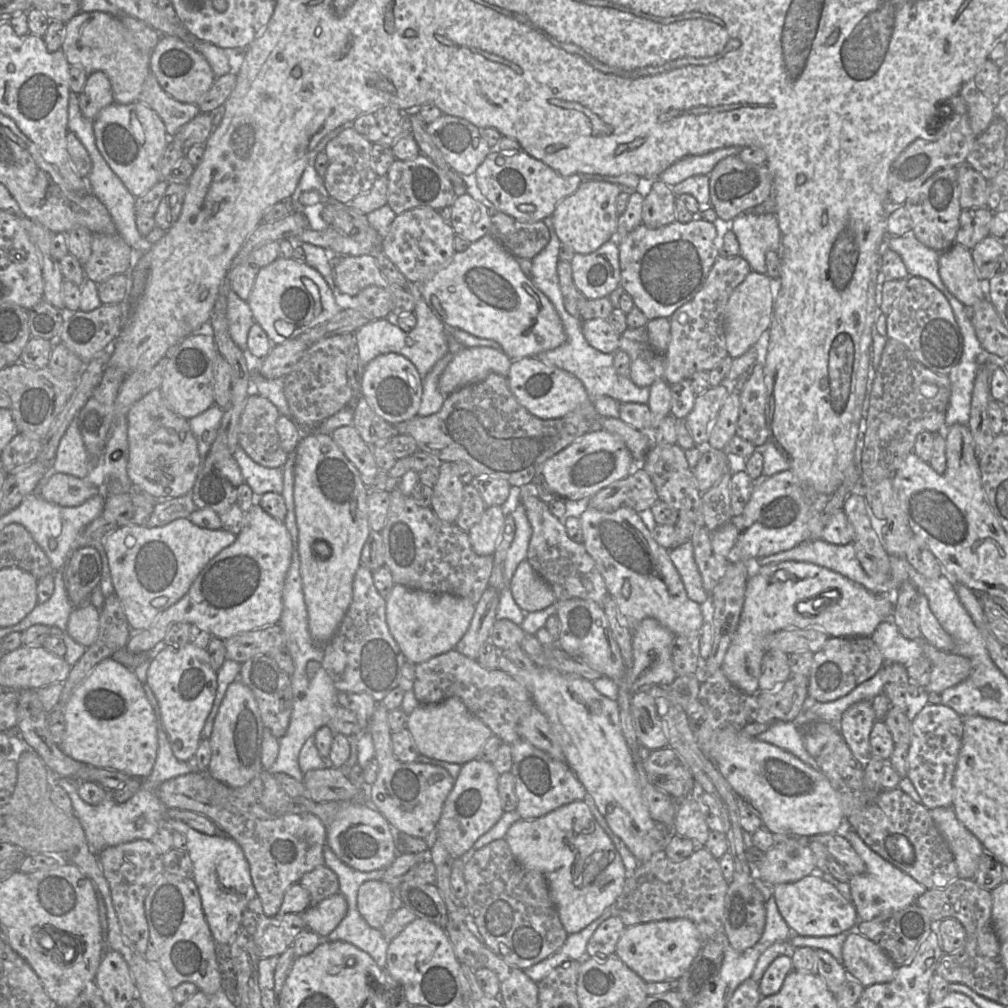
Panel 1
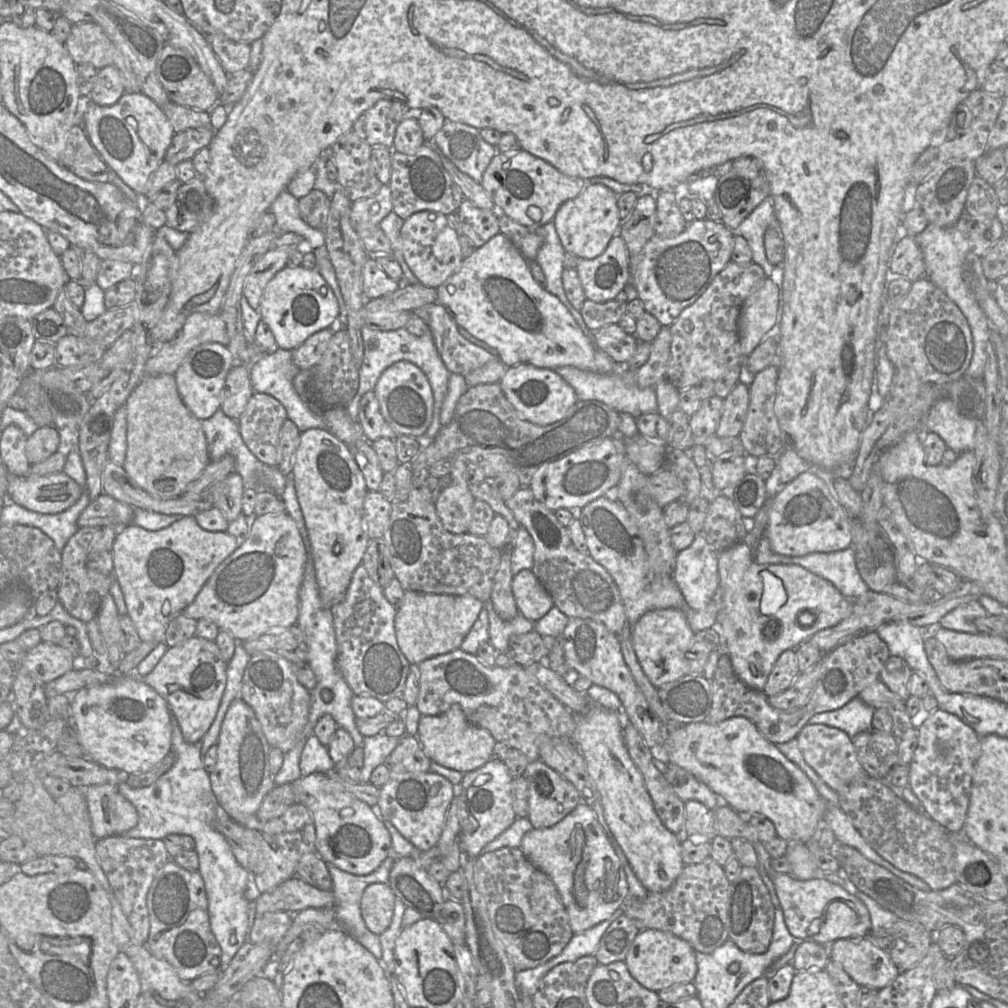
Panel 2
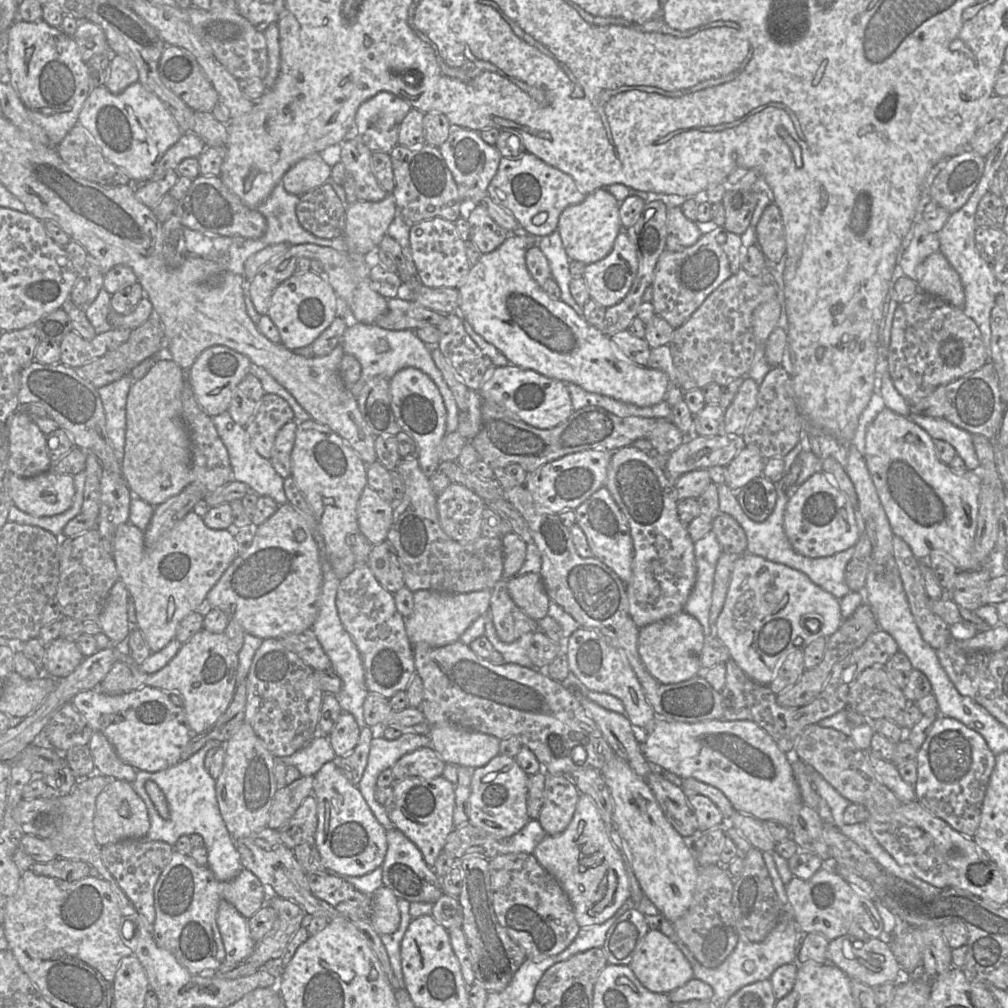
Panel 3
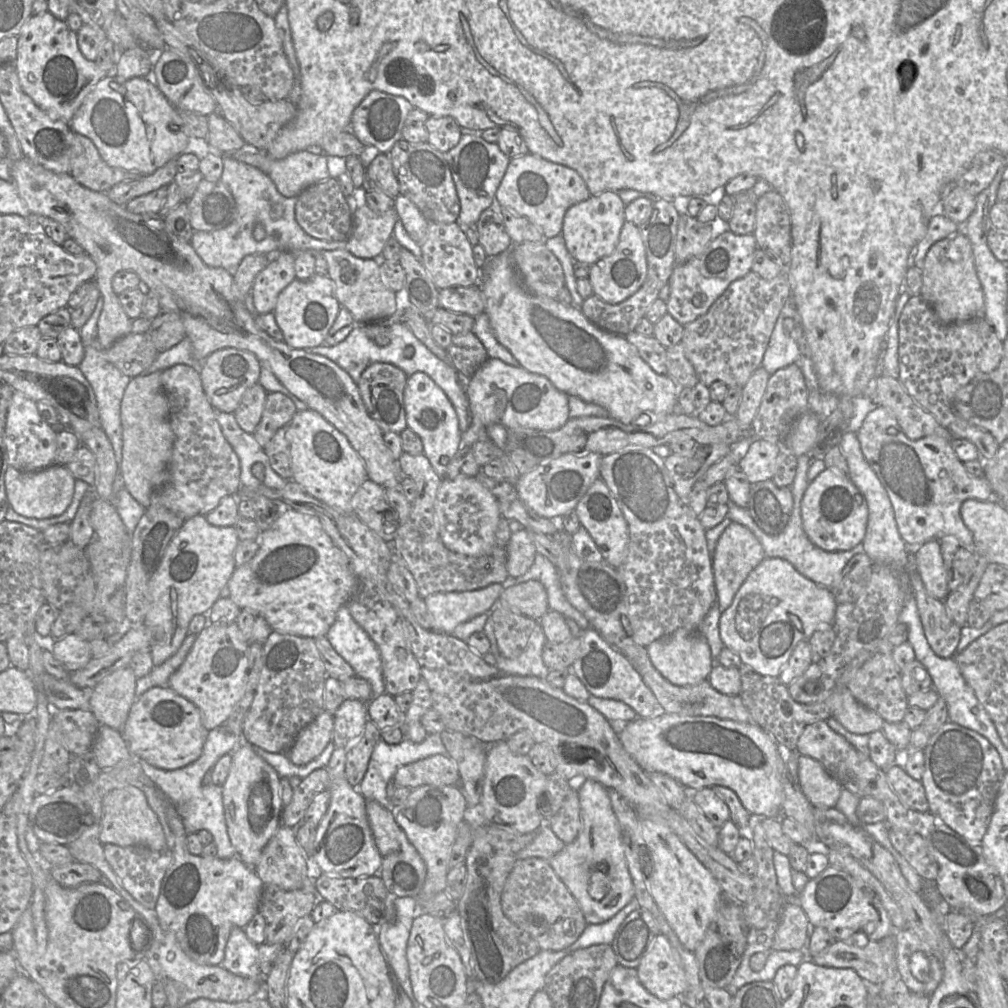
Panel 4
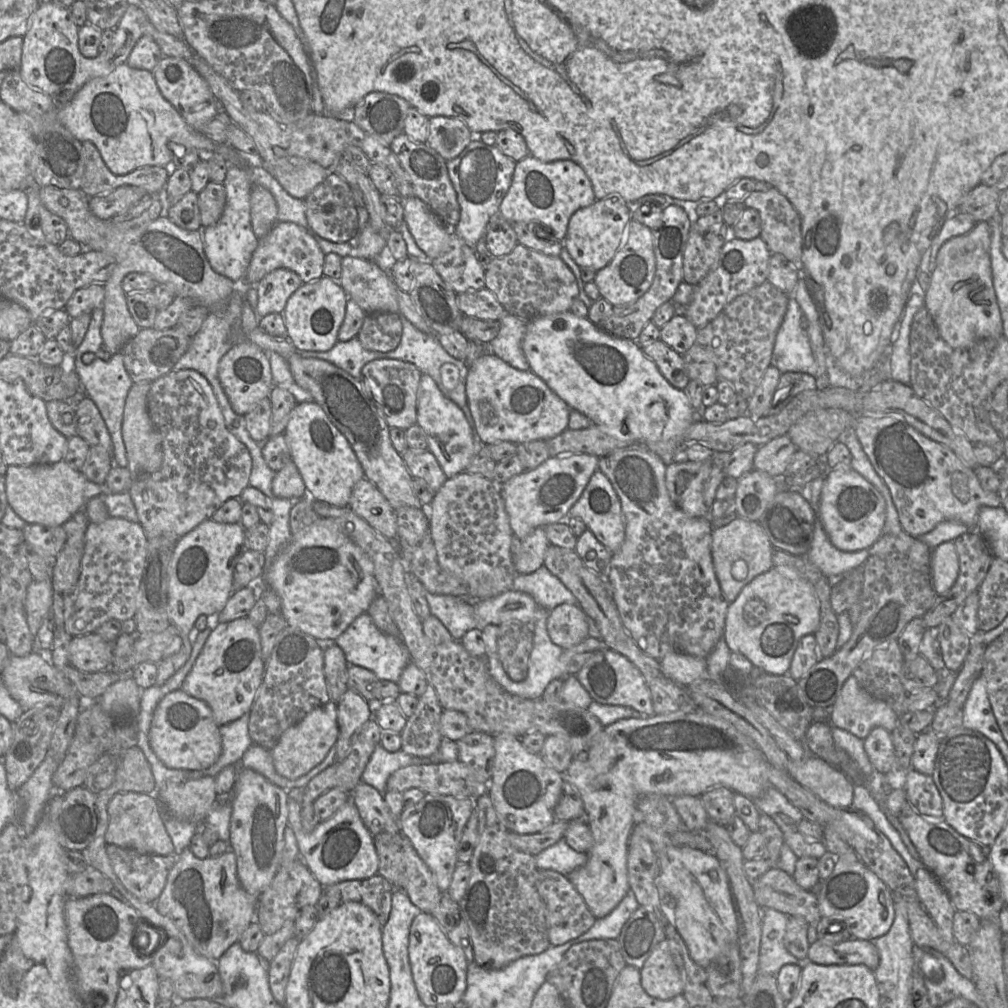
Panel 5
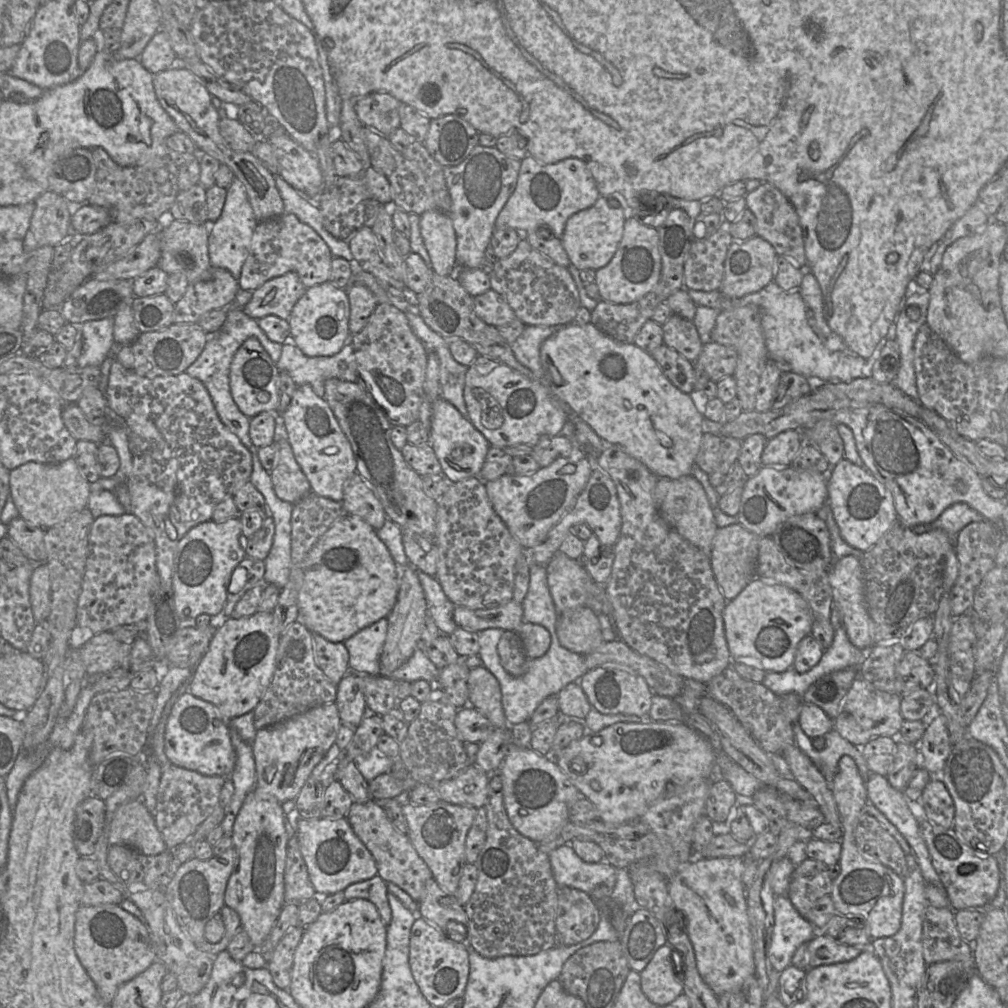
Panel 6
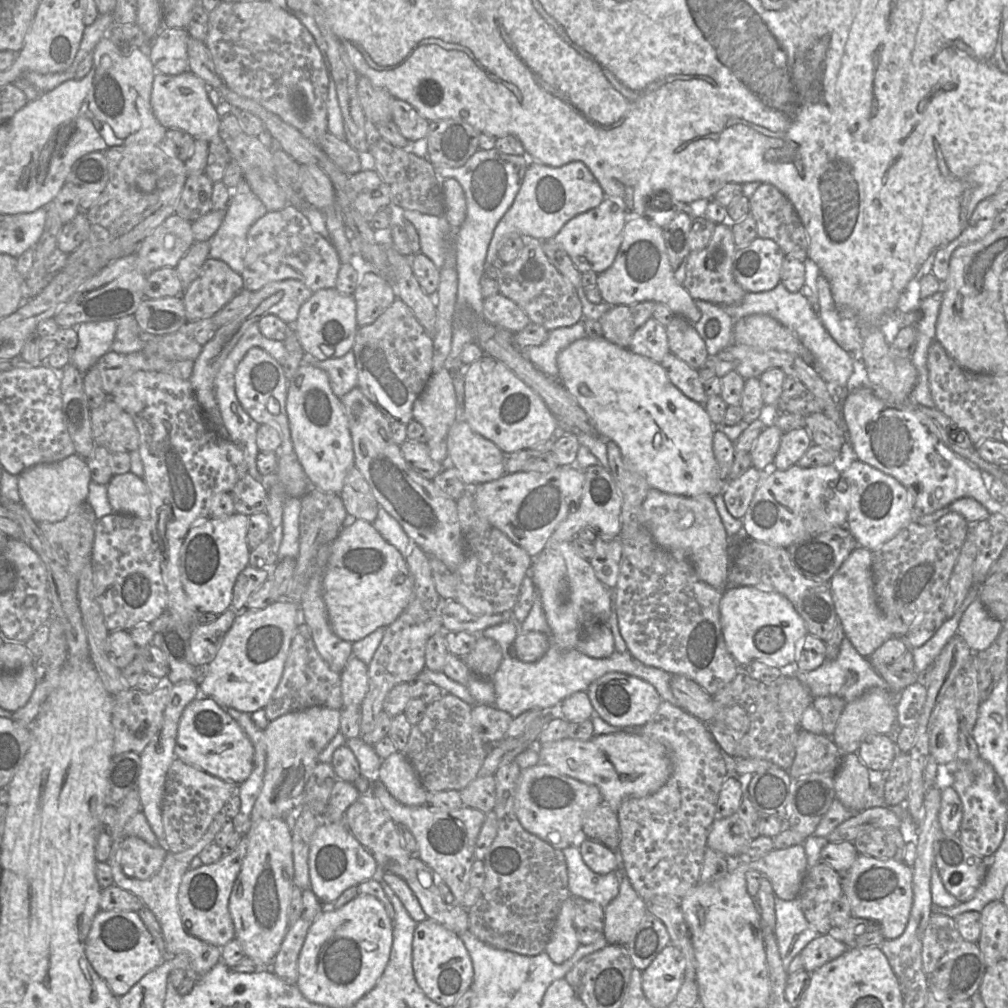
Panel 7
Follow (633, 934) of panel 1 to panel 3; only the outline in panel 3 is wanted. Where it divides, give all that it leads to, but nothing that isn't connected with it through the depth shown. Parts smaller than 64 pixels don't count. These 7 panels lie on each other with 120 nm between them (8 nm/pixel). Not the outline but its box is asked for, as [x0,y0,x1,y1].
[629,929,694,994]

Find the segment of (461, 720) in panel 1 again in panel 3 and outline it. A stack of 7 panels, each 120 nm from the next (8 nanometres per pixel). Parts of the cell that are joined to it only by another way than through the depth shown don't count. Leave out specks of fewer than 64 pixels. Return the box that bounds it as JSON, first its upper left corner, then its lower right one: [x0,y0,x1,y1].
[428,725,501,768]

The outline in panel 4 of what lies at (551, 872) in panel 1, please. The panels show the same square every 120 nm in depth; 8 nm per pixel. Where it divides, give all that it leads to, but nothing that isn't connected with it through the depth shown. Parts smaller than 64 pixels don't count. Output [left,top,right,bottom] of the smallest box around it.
[548,779,634,924]

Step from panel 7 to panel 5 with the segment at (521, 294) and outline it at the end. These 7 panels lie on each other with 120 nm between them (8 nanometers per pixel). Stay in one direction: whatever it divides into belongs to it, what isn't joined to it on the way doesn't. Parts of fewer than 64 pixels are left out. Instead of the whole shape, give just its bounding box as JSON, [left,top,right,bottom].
[485,243,579,320]

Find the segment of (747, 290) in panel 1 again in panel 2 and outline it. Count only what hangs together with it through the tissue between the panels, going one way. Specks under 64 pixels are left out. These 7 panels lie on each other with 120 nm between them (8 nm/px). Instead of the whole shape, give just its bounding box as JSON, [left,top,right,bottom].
[738,277,778,357]

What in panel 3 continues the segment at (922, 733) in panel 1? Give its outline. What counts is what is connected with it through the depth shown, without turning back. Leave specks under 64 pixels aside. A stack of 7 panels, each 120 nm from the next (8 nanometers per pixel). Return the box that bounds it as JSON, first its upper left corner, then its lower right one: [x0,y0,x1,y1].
[916,715,996,838]

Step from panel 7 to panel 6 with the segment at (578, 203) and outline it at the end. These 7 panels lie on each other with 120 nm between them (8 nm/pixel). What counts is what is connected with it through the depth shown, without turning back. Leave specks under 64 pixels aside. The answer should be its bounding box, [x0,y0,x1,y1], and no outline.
[494,155,600,239]

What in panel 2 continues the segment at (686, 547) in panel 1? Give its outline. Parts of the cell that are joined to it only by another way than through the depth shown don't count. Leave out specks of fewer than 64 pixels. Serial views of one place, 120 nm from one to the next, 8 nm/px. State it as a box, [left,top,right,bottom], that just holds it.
[674,531,719,610]

